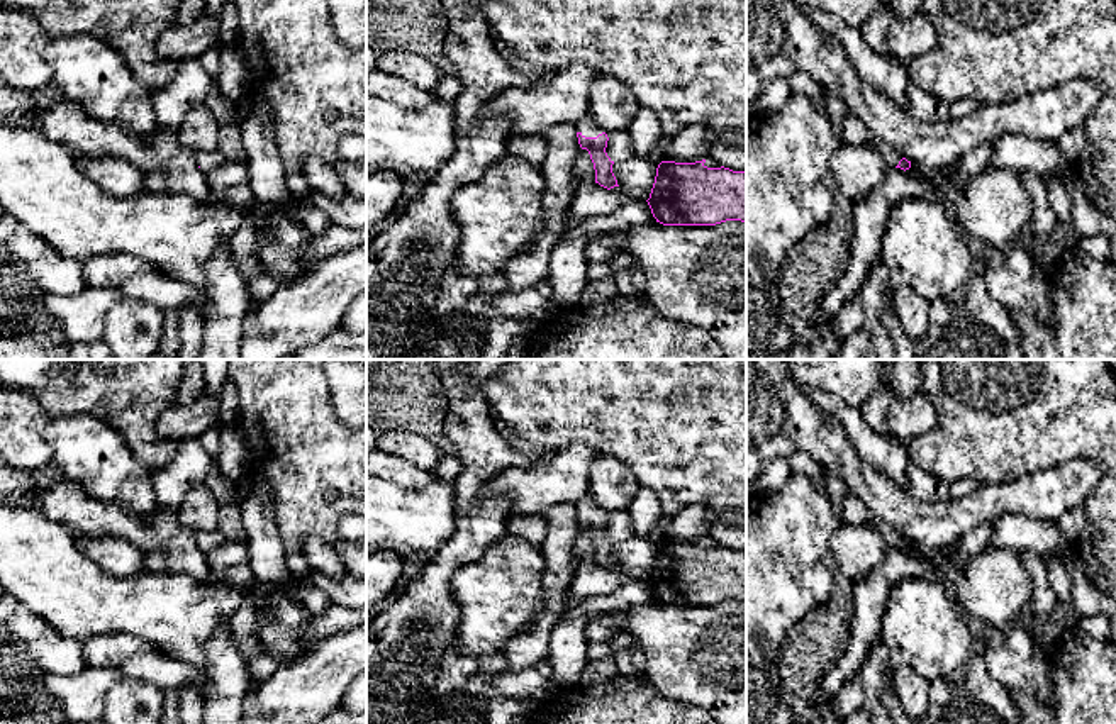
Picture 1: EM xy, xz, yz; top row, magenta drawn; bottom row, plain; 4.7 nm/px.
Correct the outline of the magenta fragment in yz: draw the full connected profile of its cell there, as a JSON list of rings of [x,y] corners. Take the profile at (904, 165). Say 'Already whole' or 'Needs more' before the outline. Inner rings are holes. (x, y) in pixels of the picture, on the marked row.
Needs more. [[[882,144],[882,154],[884,154],[884,159],[885,159],[889,170],[901,168],[906,171],[911,168],[911,161],[902,158],[894,148],[890,148],[887,144]]]

